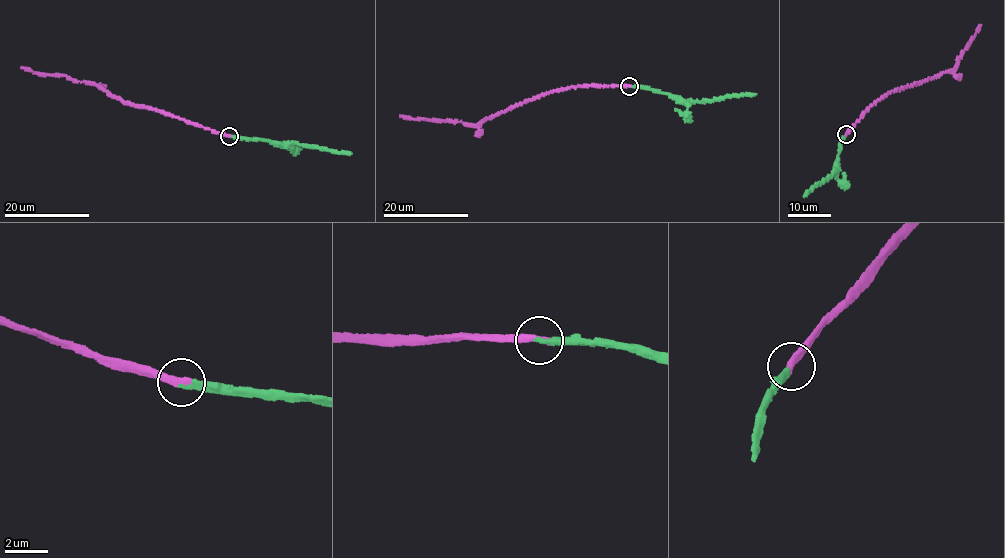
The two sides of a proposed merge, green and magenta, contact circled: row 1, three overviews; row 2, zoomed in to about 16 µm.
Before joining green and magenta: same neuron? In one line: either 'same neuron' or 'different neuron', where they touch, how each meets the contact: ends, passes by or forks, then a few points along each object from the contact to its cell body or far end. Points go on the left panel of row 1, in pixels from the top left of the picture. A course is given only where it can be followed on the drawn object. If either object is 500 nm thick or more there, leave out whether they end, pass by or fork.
same neuron; place (229, 136); green ends; magenta ends; course green (229, 136), (351, 152); course magenta (229, 136), (151, 108), (124, 102), (96, 85), (21, 66)

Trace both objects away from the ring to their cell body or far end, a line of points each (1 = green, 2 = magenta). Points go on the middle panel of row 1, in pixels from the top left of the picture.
1: (629, 86), (704, 103), (756, 94)
2: (629, 86), (579, 85), (546, 92), (476, 125), (399, 116)

